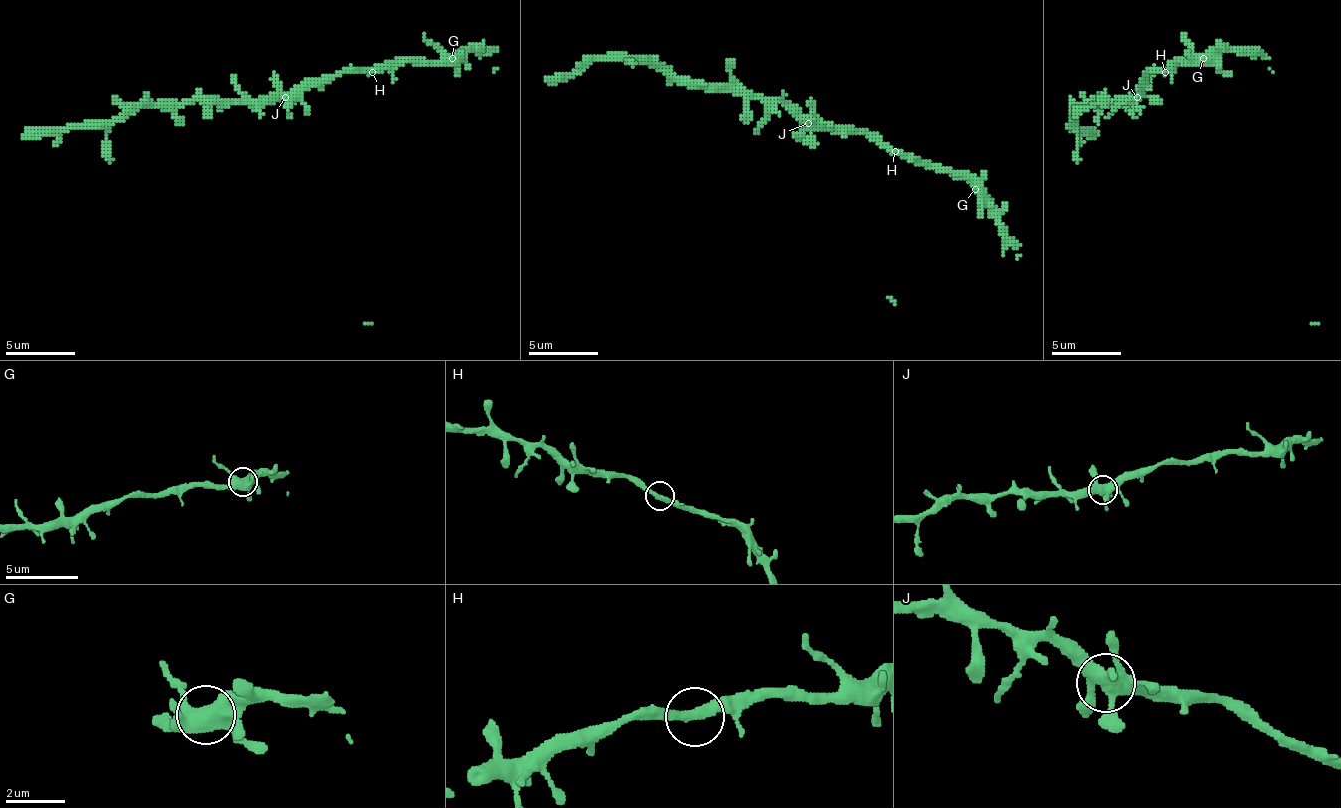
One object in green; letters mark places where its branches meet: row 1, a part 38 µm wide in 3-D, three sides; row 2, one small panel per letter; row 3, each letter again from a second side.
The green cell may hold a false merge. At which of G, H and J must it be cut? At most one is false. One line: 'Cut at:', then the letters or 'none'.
Cut at: none

